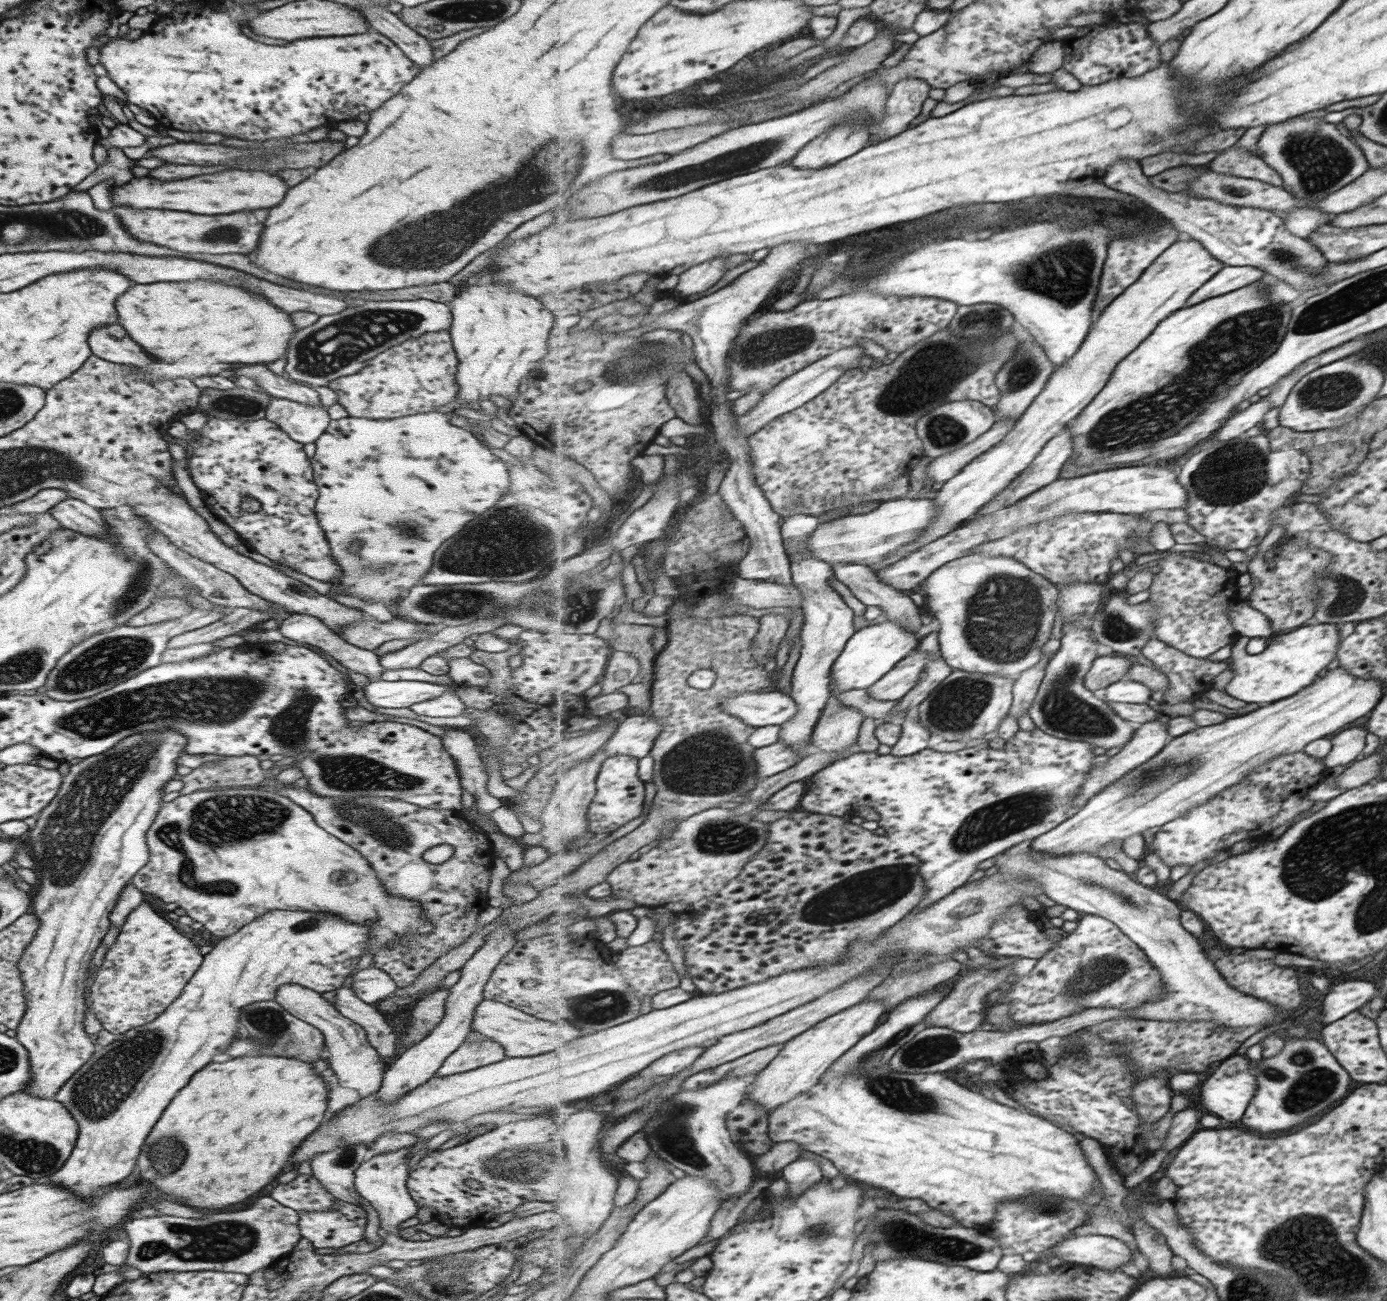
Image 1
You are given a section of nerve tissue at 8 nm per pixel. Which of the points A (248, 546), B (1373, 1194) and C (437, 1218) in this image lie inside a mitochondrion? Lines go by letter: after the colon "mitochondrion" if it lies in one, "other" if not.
A: other
B: other
C: other

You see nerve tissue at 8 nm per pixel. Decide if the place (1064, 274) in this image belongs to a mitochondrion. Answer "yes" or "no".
yes

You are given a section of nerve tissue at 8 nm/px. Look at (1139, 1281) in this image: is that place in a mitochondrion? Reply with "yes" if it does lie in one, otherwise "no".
no

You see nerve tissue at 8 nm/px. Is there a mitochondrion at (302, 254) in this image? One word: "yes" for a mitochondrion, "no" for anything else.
no

